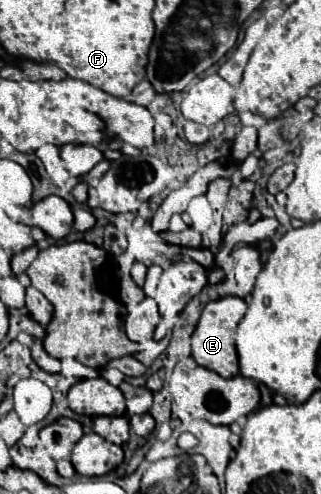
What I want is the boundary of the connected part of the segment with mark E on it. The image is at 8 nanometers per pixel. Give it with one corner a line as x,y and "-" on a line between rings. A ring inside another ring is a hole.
222,297
218,301
210,301
202,309
202,317
192,333
192,357
198,365
216,371
222,377
236,377
238,375
238,357
234,345
234,331
244,317
248,305
240,297

